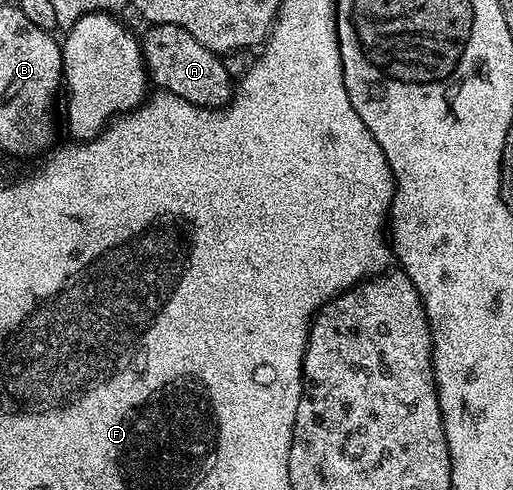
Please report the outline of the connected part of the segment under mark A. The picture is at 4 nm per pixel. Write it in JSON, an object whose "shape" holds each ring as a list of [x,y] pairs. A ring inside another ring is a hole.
{"shape":[[[153,23],[142,35],[144,66],[148,68],[148,77],[153,84],[157,83],[160,91],[182,97],[195,107],[225,107],[234,94],[234,79],[228,75],[223,58],[216,52],[206,49],[186,29],[178,25]]]}

